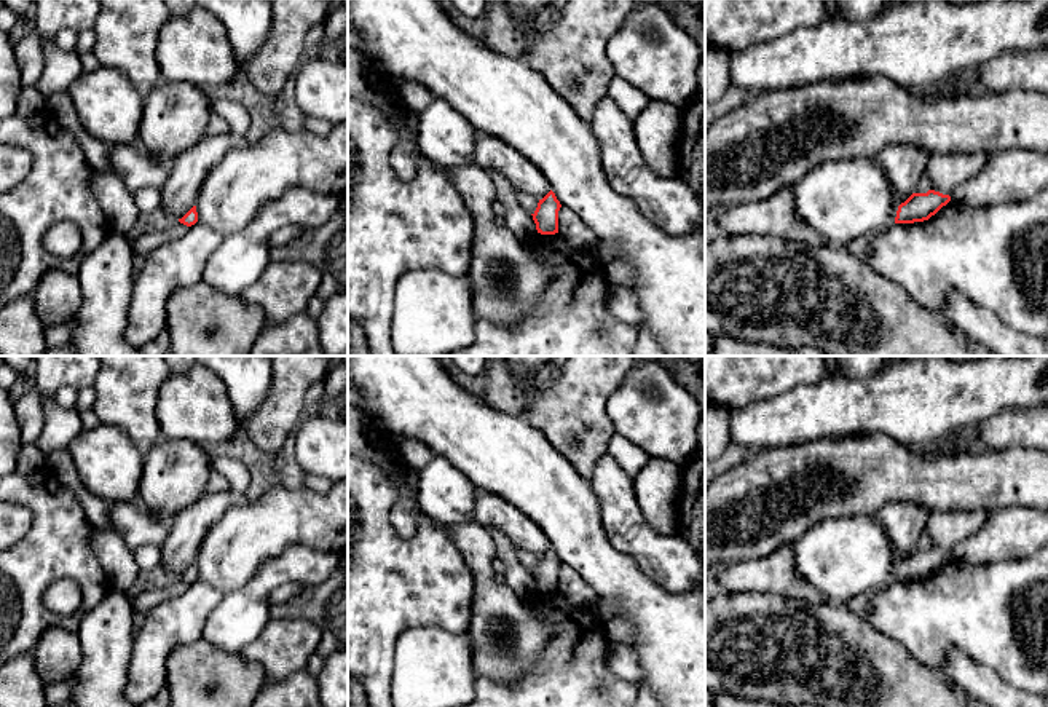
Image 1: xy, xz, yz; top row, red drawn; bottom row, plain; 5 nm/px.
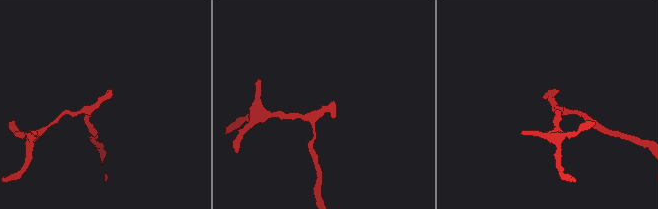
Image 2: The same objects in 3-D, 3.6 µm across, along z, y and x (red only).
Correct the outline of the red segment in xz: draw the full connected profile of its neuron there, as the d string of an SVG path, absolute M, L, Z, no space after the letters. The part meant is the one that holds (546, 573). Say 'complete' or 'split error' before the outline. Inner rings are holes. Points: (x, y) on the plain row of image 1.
complete | M552 547L542 557L539 557L536 568L531 571L536 581L538 590L541 592L558 590L560 565L561 562Z

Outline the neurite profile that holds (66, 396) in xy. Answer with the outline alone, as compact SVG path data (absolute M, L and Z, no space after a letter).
M62 386L56 396L54 401L65 409L75 409L77 407L77 396L78 391L72 386Z

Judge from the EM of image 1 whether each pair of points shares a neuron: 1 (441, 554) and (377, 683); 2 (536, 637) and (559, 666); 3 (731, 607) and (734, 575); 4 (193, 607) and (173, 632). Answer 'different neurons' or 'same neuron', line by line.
1: same neuron
2: different neurons
3: different neurons
4: same neuron

